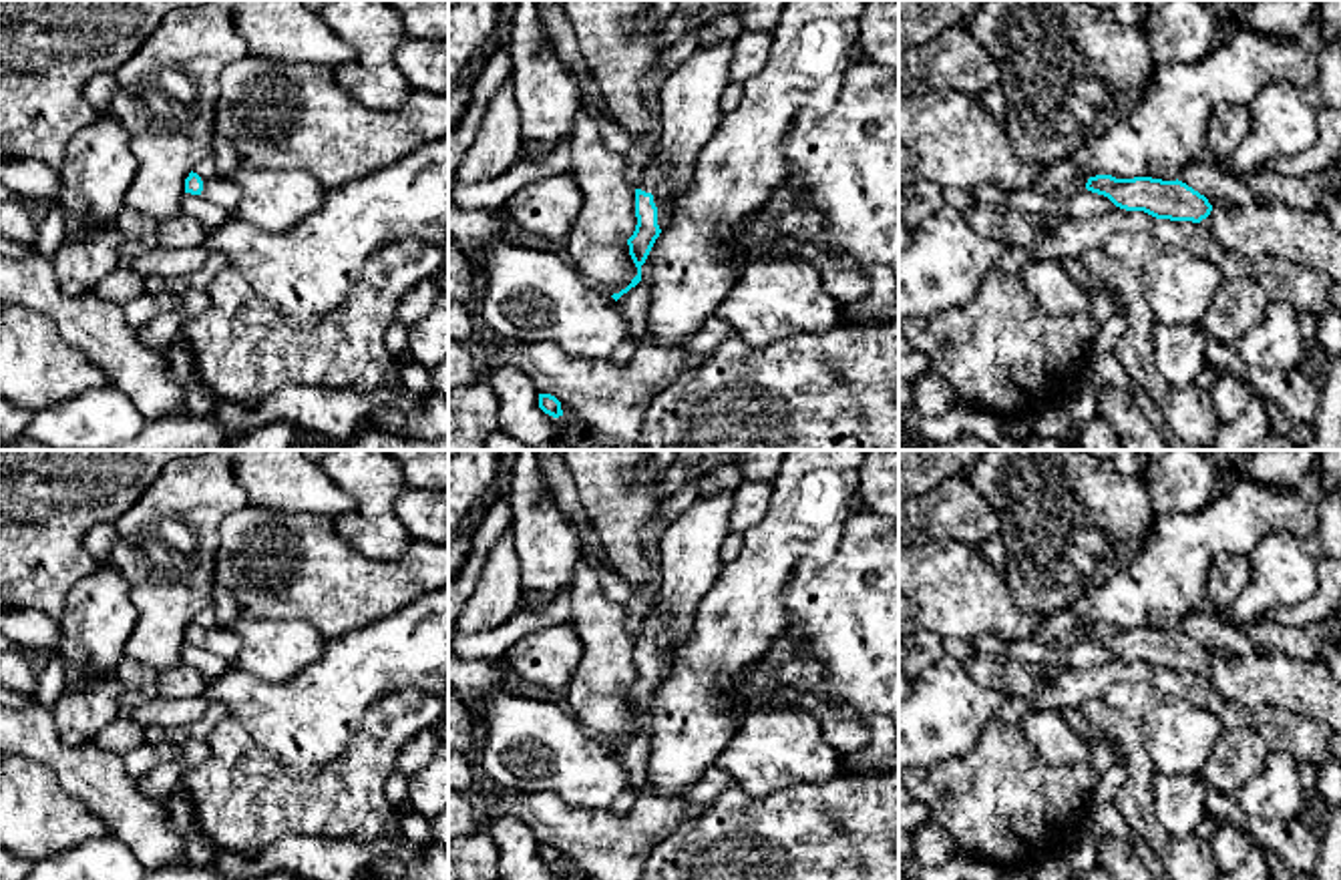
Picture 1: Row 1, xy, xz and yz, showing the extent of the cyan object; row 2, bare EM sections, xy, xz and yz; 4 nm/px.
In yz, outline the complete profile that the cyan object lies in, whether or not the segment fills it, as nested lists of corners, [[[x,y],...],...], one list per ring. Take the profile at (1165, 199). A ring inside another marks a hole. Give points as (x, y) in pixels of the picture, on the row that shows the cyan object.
[[[1112,175],[1084,177],[1058,193],[1092,191],[1126,211],[1144,211],[1156,219],[1200,223],[1212,211],[1204,195],[1182,181],[1152,177],[1116,179]]]

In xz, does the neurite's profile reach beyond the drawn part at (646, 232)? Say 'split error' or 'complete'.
split error

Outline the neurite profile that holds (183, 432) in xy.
[[[213,418],[145,422],[139,436],[109,450],[229,450],[239,434],[227,434]]]

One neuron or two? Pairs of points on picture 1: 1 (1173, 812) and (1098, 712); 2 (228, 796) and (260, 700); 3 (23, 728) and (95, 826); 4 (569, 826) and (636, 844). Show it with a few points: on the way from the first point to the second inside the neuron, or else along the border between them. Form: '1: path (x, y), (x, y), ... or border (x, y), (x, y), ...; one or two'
1: border (1155, 772), (1151, 802), (1155, 818), (1165, 828); two
2: border (230, 714), (282, 764); two
3: border (43, 764), (109, 830); two
4: path (586, 840), (592, 844), (620, 844); one

